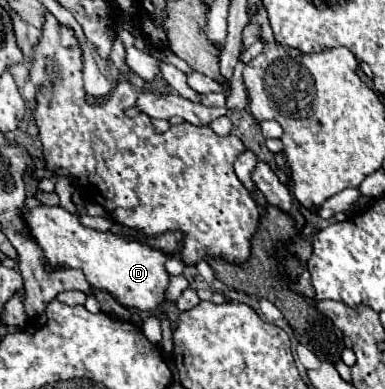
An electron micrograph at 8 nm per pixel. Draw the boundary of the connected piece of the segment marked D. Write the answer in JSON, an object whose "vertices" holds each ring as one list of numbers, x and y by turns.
{"vertices":[[37,206,27,212,25,218,31,226,31,236,39,242,51,264,79,268,93,288,109,292,119,304,141,312,151,312,165,300,169,274,163,264,169,256,161,250,155,250,135,238,117,236,109,230,99,232,85,228,75,214,61,206]]}

